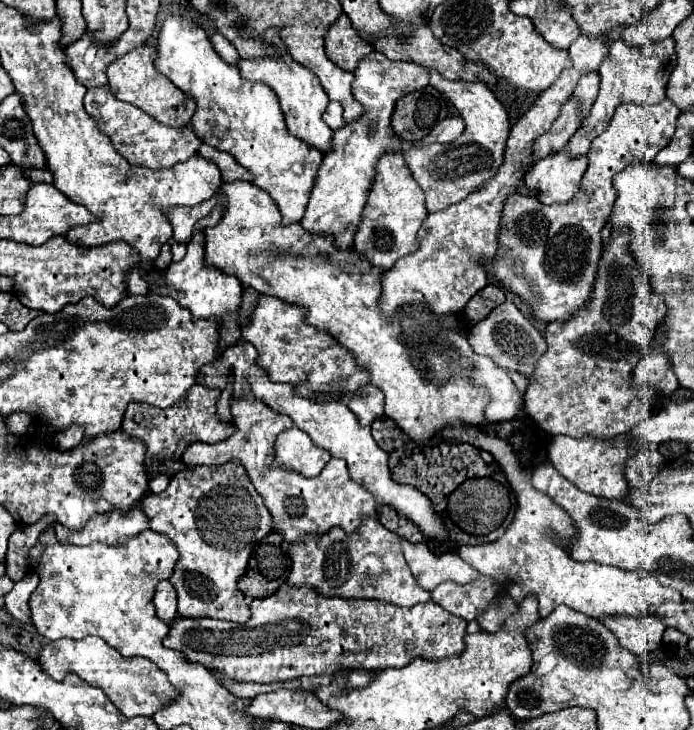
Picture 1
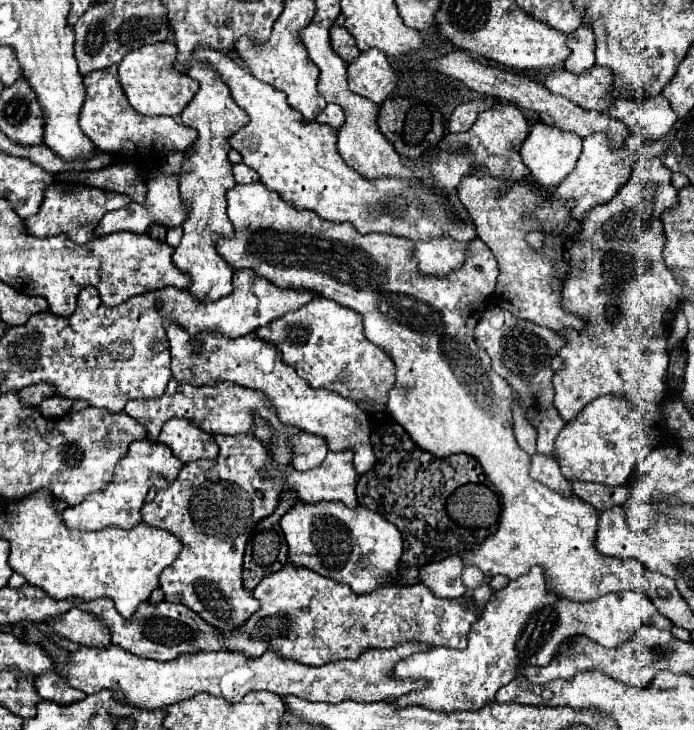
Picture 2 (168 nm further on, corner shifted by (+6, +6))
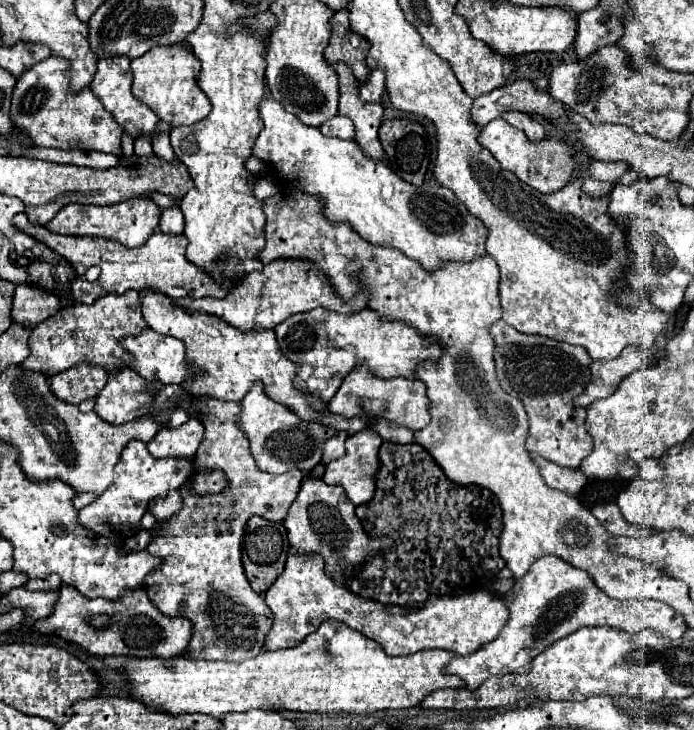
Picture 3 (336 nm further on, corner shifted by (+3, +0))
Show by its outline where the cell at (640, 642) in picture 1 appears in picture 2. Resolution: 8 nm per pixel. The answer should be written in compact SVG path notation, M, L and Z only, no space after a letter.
M535 565L529 573L509 581L501 591L495 591L485 605L481 619L471 627L469 645L465 651L449 647L433 647L427 653L415 653L397 663L395 675L405 679L427 679L429 685L421 693L409 693L397 699L399 707L421 705L433 711L457 711L457 709L481 709L493 701L499 687L505 687L515 679L517 669L529 661L529 665L547 665L563 639L577 633L587 635L603 647L617 647L627 641L641 625L657 629L671 629L673 623L663 617L653 601L639 591L621 591L603 595L593 601L569 601L547 589L545 569Z

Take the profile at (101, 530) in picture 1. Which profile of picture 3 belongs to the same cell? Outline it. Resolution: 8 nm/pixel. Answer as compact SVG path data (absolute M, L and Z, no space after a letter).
M134 439L122 451L120 463L116 465L112 487L108 487L108 491L104 491L90 505L80 509L78 521L82 527L98 533L100 537L106 537L124 545L130 537L134 537L142 529L140 519L146 513L148 505L154 499L164 497L174 489L180 489L180 485L188 479L190 473L192 473L190 459L156 459L148 453L142 441Z

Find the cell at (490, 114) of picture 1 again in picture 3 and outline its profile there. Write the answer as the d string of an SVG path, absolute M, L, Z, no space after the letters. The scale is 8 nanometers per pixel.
M502 117L492 119L482 129L478 143L482 147L486 147L506 171L512 171L520 181L524 181L526 185L534 187L540 193L550 193L550 191L562 189L564 185L568 185L572 171L574 171L574 159L572 159L574 149L572 149L572 145L568 145L564 141L554 141L554 139L544 139L538 143L532 143L524 135L524 131L512 127Z

